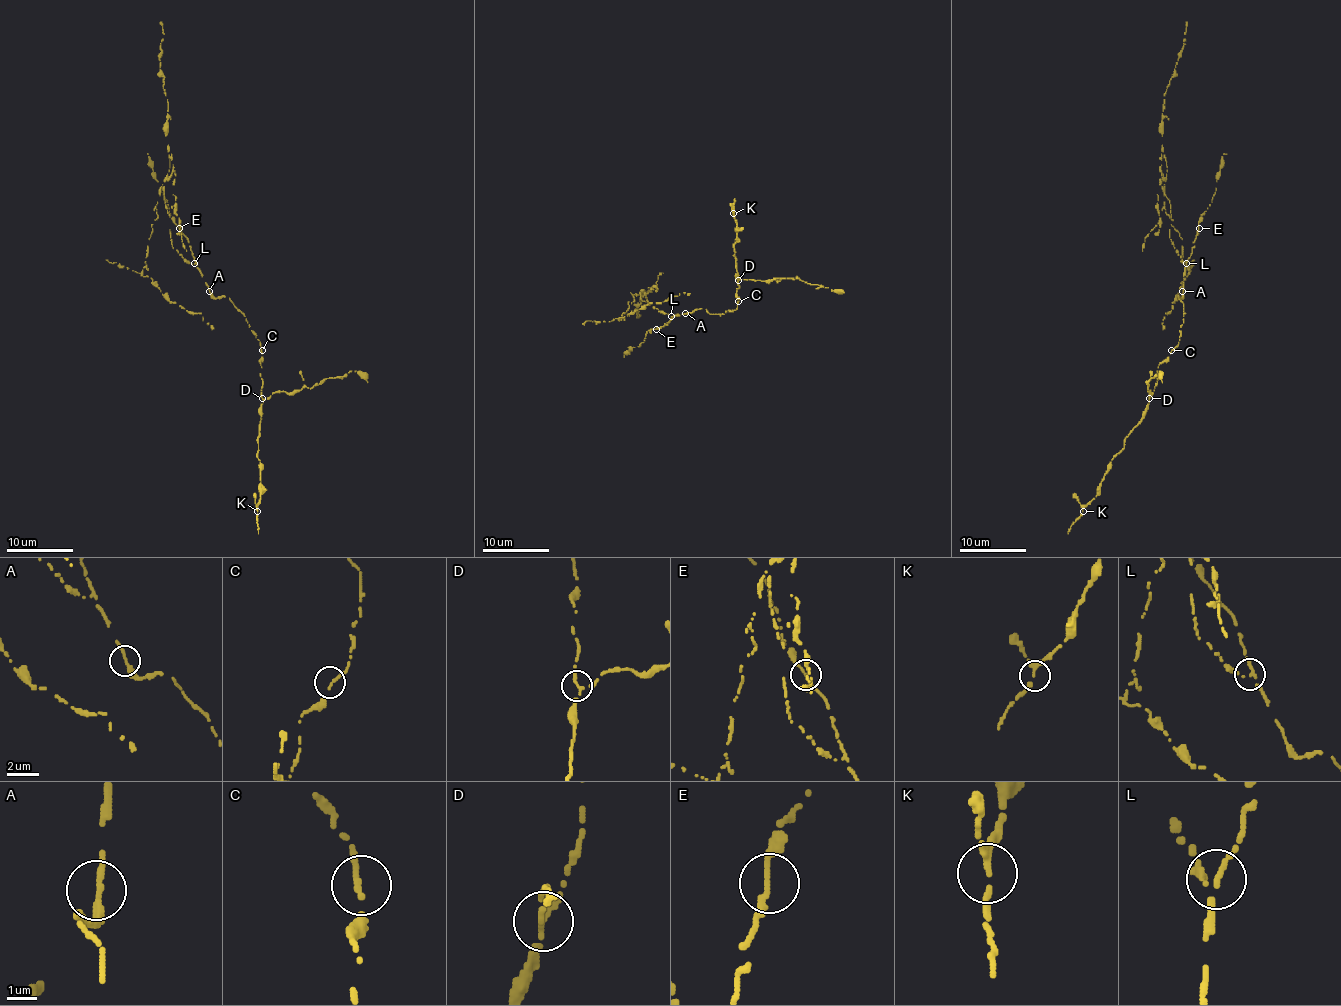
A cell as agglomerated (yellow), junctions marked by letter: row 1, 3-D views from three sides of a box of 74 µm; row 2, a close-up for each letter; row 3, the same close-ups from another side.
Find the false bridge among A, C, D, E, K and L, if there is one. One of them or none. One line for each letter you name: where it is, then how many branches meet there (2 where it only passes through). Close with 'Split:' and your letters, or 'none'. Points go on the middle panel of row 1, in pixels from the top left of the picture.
L: Place: (671, 316). Branches: 3
Split: L

